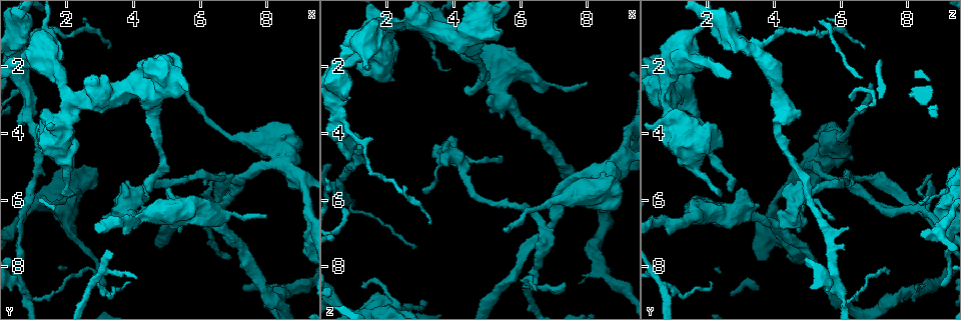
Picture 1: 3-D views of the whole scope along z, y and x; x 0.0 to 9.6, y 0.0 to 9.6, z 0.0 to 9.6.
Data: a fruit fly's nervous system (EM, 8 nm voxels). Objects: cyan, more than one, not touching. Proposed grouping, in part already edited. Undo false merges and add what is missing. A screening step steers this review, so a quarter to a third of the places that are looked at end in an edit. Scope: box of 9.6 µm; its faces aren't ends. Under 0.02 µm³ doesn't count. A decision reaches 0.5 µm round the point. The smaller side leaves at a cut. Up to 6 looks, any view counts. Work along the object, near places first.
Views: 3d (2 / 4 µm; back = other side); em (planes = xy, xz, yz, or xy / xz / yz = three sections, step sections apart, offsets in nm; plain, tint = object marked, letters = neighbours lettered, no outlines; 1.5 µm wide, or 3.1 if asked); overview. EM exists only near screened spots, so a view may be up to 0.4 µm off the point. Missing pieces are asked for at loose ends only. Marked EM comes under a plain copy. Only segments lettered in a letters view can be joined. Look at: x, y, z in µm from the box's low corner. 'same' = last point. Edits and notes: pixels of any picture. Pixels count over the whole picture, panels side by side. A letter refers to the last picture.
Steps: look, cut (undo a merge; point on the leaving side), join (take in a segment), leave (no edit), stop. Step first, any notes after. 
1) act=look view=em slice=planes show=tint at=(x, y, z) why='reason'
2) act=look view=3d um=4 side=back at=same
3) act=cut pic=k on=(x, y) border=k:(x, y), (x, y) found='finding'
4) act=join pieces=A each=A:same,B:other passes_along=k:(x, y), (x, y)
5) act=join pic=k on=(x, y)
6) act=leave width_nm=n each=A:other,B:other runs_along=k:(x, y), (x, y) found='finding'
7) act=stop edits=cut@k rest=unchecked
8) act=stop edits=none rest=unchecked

act=look view=em slice=planes show=letters at=(7.90, 8.70, 8.30) why='free end'

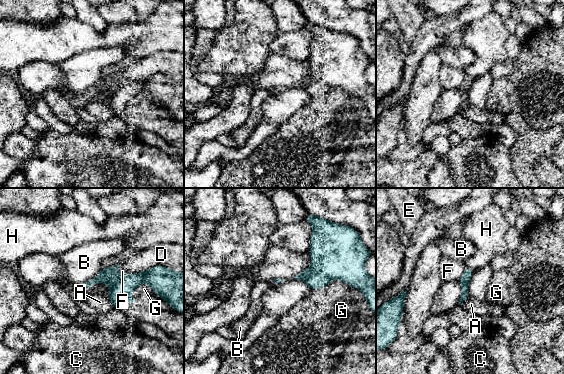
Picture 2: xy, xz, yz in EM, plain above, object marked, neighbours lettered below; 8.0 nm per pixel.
act=leave each=A:other,B:other,C:other,D:other,E:other,F:other,G:other,H:other runs_along=2:(148, 280), (97, 279), (87, 284) found='no lettered segment goes on from it'

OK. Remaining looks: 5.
act=look view=3d um=4 at=(7.15, 4.10, 5.95) why='thick turns thin'

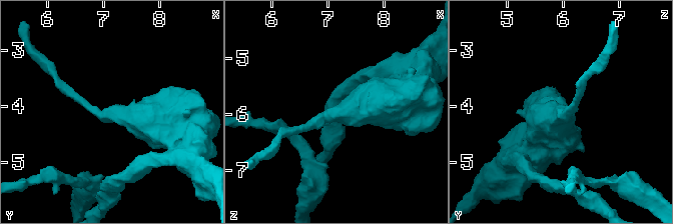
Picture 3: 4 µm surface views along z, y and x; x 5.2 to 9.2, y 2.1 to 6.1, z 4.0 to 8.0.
act=look view=em slice=planes show=tint at=(7.15, 4.15, 5.95) why='now the EM'

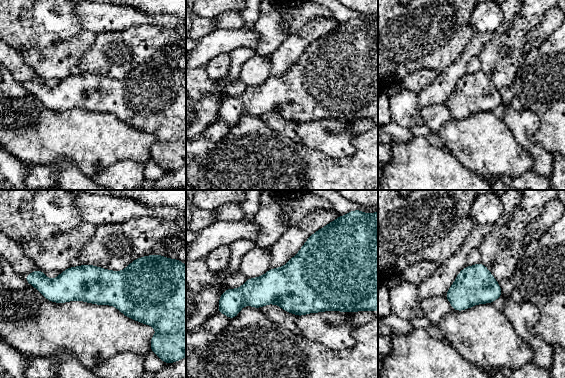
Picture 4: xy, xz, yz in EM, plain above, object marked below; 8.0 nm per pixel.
act=look view=em slice=planes show=letters at=same why='see the neighbours'

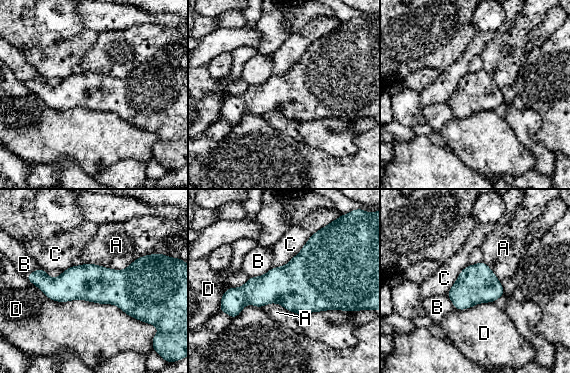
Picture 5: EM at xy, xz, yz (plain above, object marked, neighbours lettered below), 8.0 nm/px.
act=leave longest_contact=D:950nm each=A:other,B:other,C:other,D:other border=5:(272, 267), (261, 275), (249, 277) found='continuous, no second cell'

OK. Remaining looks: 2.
act=look view=3d um=4 at=(4.45, 5.80, 2.60) why='tapers out'

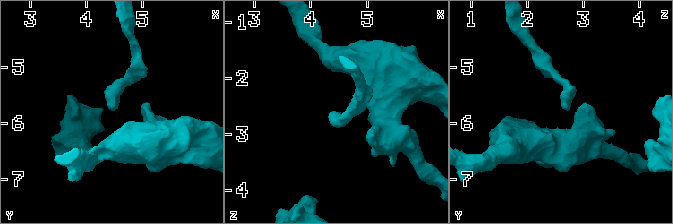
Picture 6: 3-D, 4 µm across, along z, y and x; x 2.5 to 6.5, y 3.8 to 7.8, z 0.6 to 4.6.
act=look view=em slice=yz step=8 show=letters at=(4.40, 5.75, 2.65)

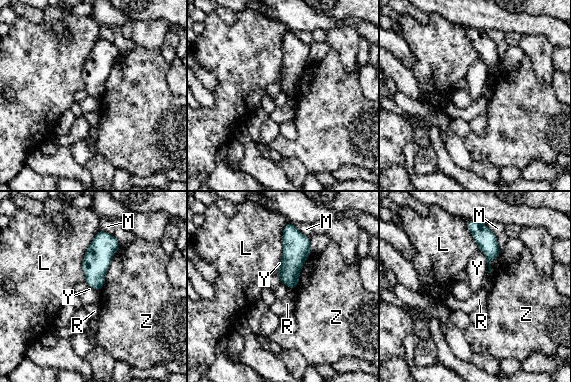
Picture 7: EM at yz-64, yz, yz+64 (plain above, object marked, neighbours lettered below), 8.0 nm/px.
act=leave each=L:other,M:other,R:other,Y:other,Z:other border=7:(479, 249), (485, 256), (488, 272) found='no lettered segment goes on from it'

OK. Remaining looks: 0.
act=stop edits=none rest=unchecked

